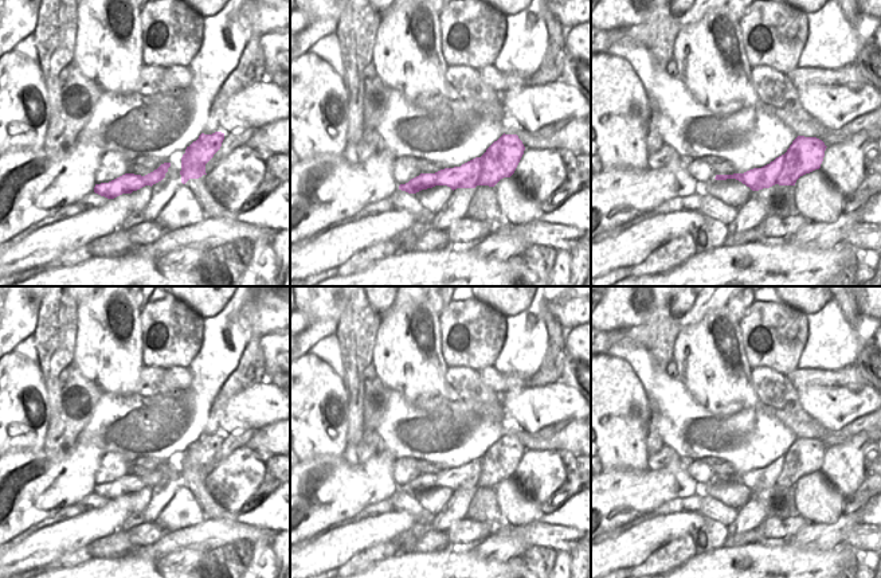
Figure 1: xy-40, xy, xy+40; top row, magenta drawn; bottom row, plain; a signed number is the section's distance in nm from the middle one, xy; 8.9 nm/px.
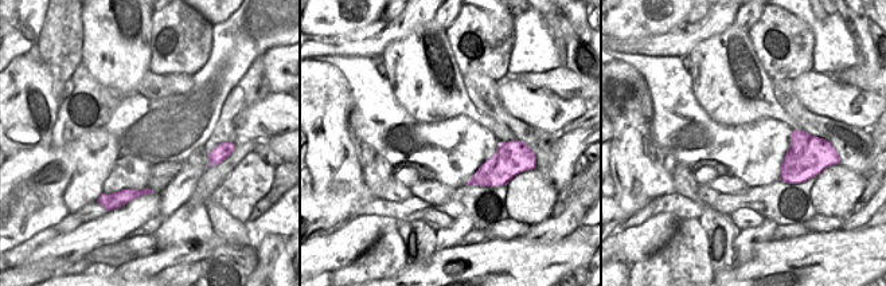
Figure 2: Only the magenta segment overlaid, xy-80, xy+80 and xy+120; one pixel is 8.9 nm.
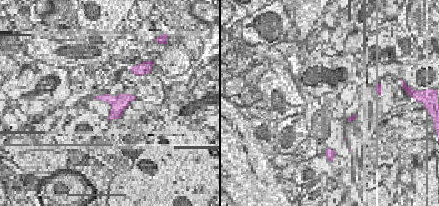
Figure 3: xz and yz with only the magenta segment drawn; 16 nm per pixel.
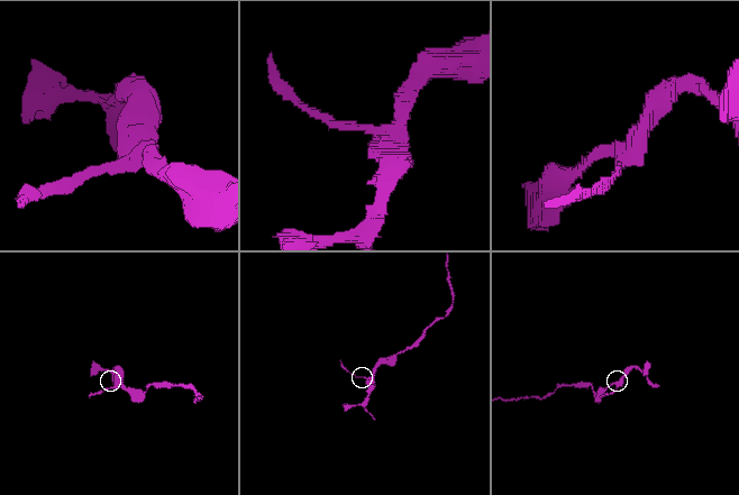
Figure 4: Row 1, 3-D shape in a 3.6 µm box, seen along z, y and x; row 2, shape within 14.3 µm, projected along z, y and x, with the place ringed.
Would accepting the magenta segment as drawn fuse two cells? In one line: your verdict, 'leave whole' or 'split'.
split

